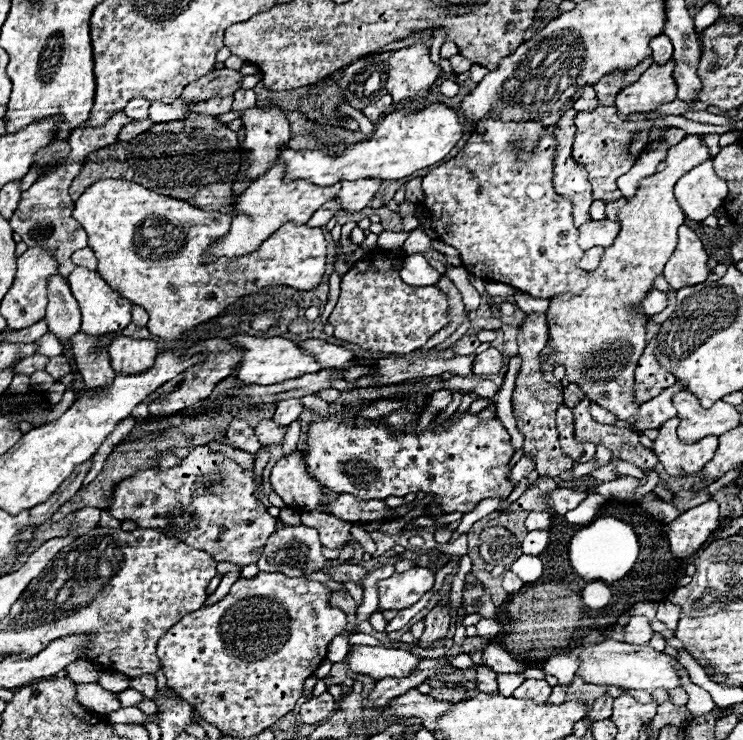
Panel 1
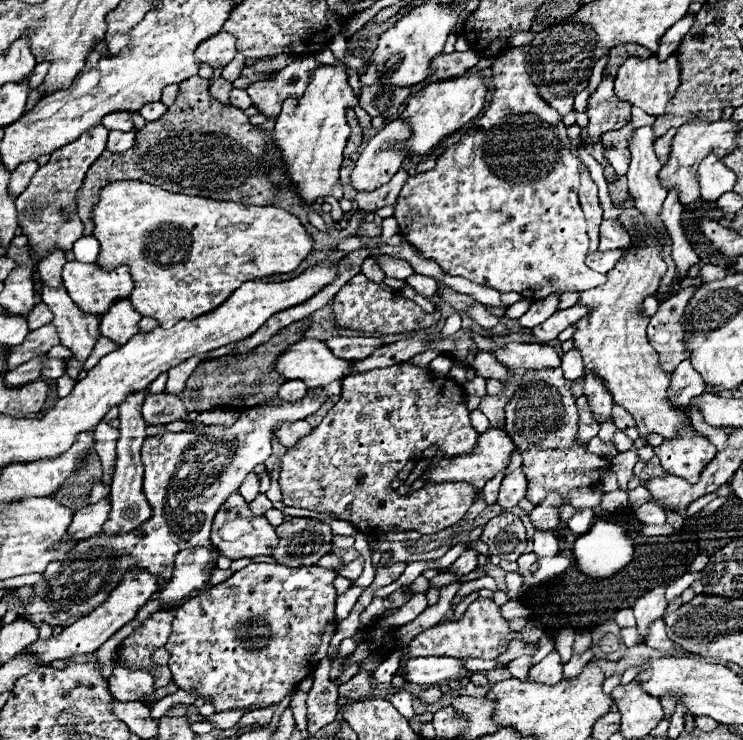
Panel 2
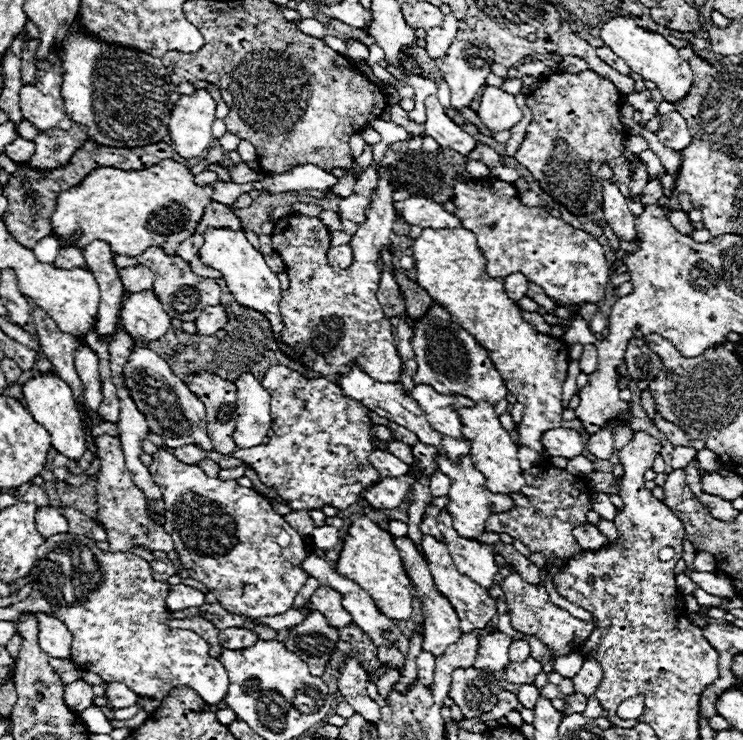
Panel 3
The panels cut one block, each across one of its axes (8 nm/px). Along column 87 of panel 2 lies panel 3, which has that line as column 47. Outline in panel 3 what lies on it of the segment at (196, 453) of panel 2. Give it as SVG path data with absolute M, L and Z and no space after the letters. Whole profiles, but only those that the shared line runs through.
M66 532L44 540L38 548L38 560L30 572L30 578L34 590L20 608L34 614L44 612L62 620L74 636L70 660L80 664L82 670L98 674L104 682L122 682L138 696L150 696L156 700L164 700L164 696L178 686L196 690L204 702L214 706L226 698L228 674L224 666L208 654L208 642L192 630L168 628L166 598L170 584L156 582L144 558L132 552L104 552L90 538Z

